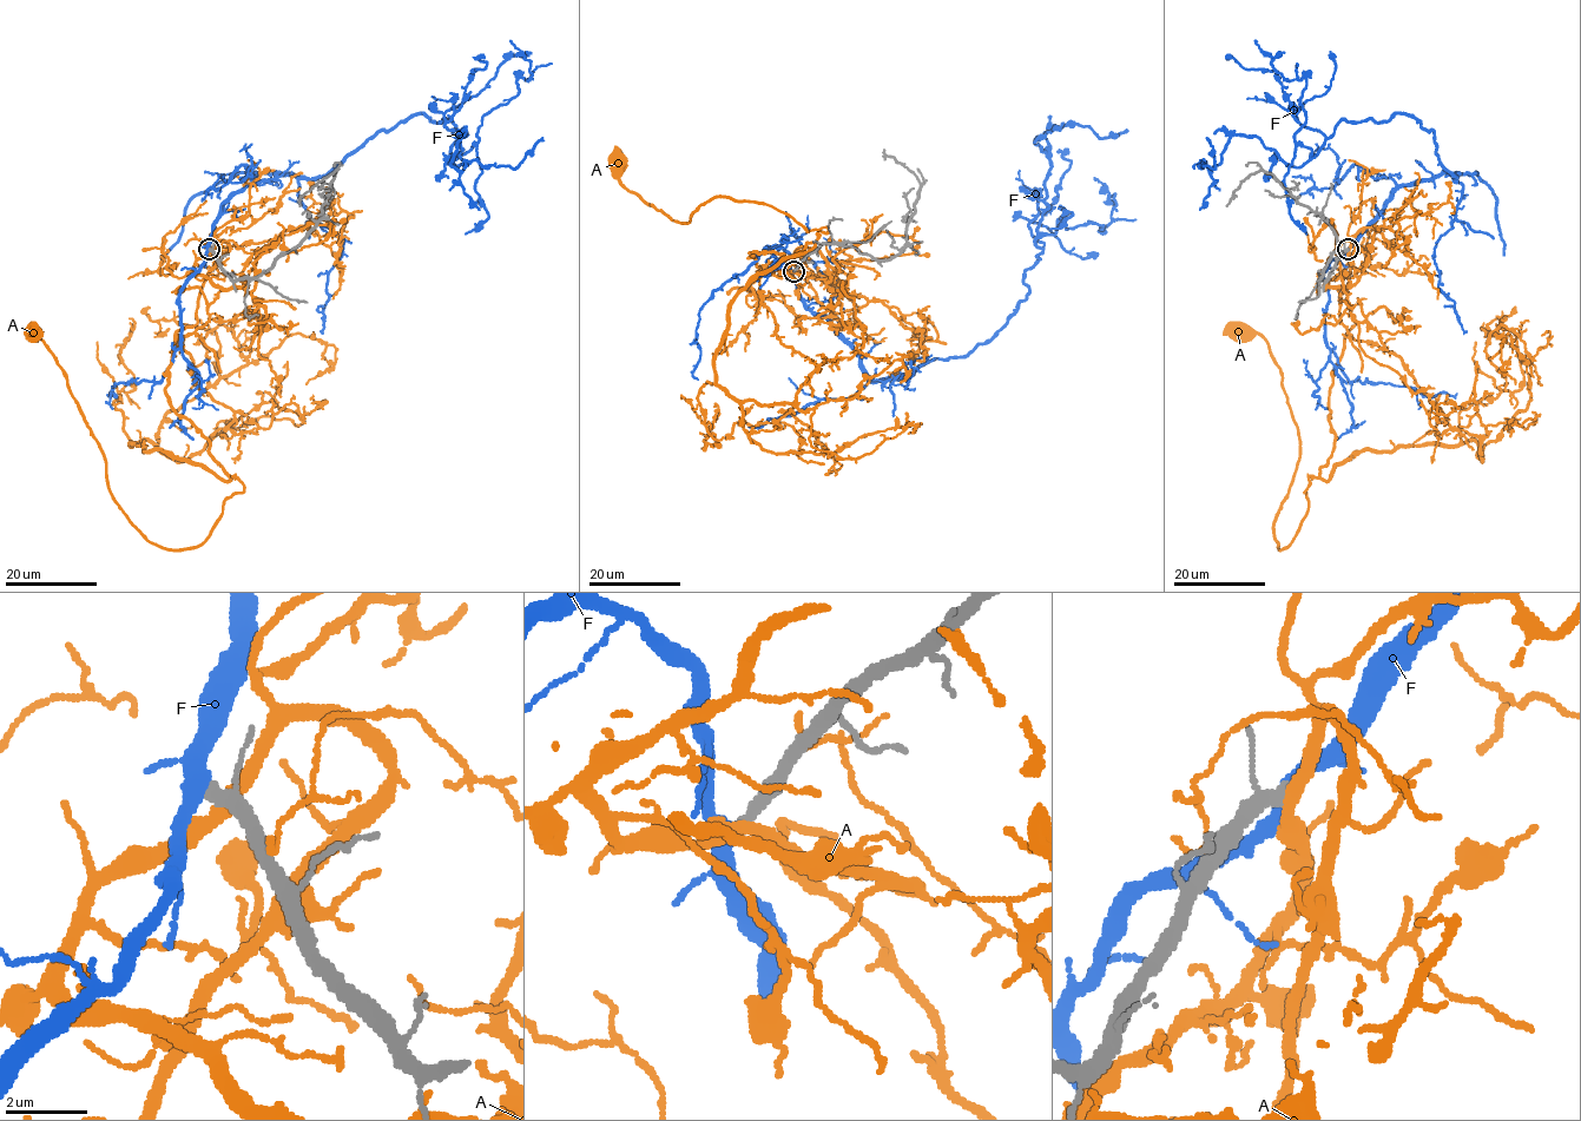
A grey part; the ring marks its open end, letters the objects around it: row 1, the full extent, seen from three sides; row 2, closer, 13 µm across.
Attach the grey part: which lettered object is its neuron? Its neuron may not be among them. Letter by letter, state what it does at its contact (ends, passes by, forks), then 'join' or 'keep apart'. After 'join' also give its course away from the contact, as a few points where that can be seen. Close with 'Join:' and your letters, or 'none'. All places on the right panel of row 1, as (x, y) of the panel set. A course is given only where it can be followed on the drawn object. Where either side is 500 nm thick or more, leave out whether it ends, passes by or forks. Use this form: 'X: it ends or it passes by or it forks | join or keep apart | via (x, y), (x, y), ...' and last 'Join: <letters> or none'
A: it passes by | keep apart
F: it passes by | join | via (1348, 249), (1397, 188), (1455, 179), (1431, 130), (1343, 119), (1297, 167), (1233, 134), (1210, 171), (1206, 138)
Join: F

